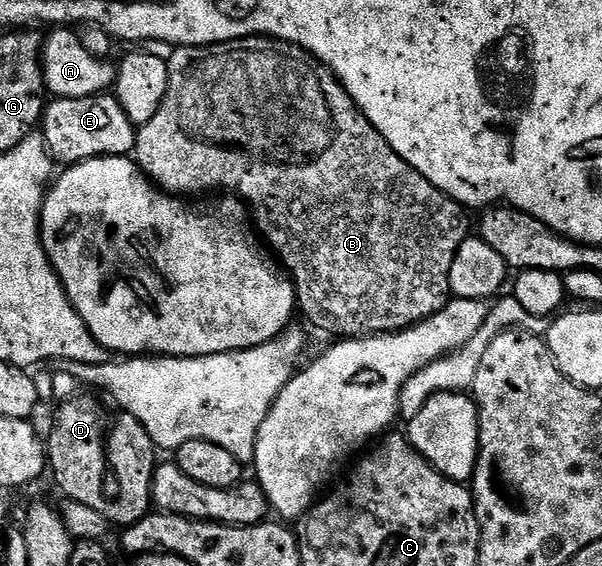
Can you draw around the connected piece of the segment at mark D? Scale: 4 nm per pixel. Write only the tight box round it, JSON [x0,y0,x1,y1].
[47,394,159,525]

